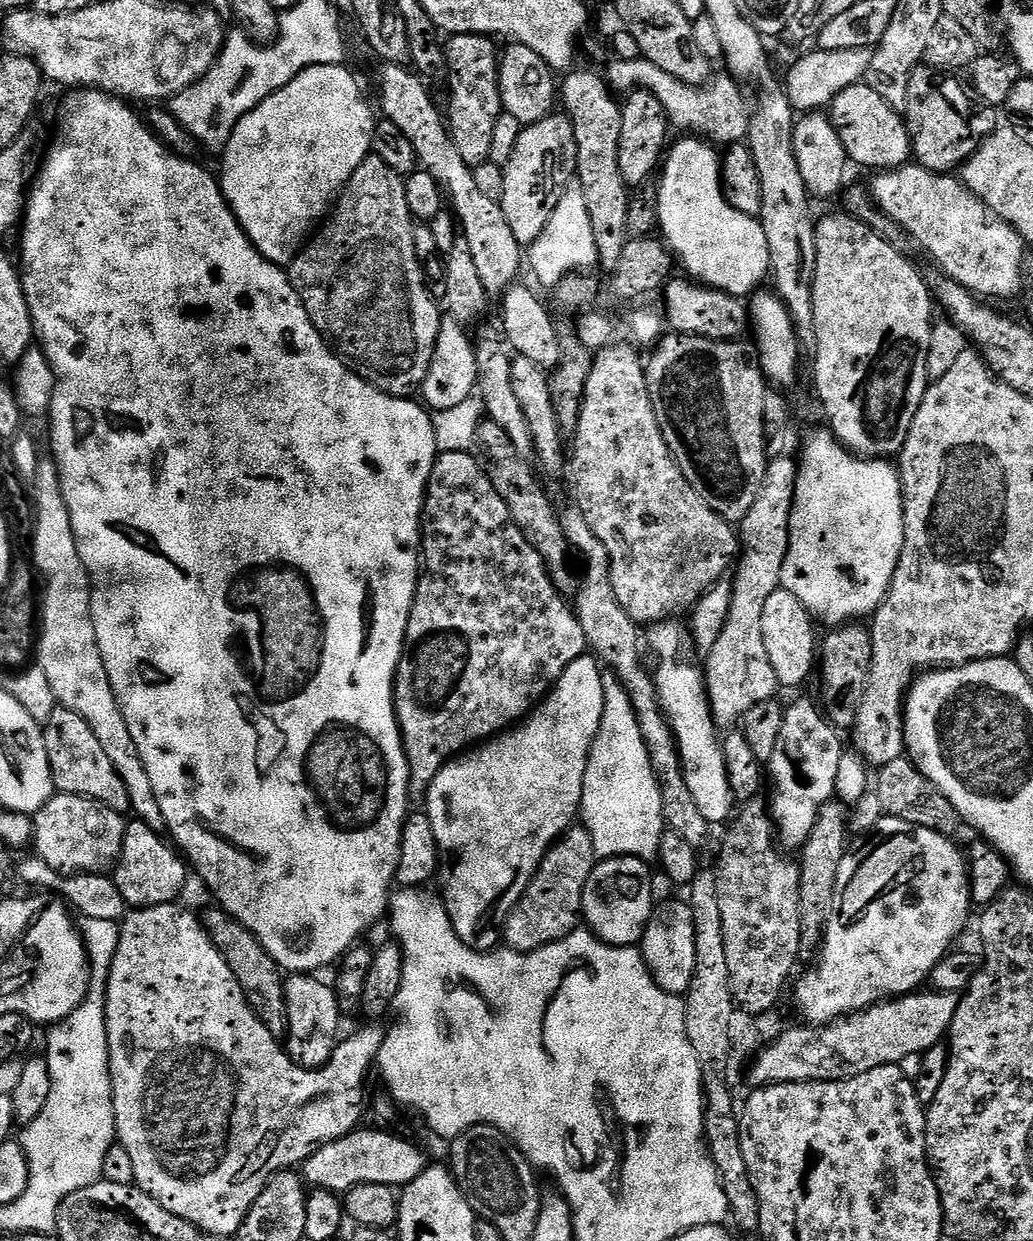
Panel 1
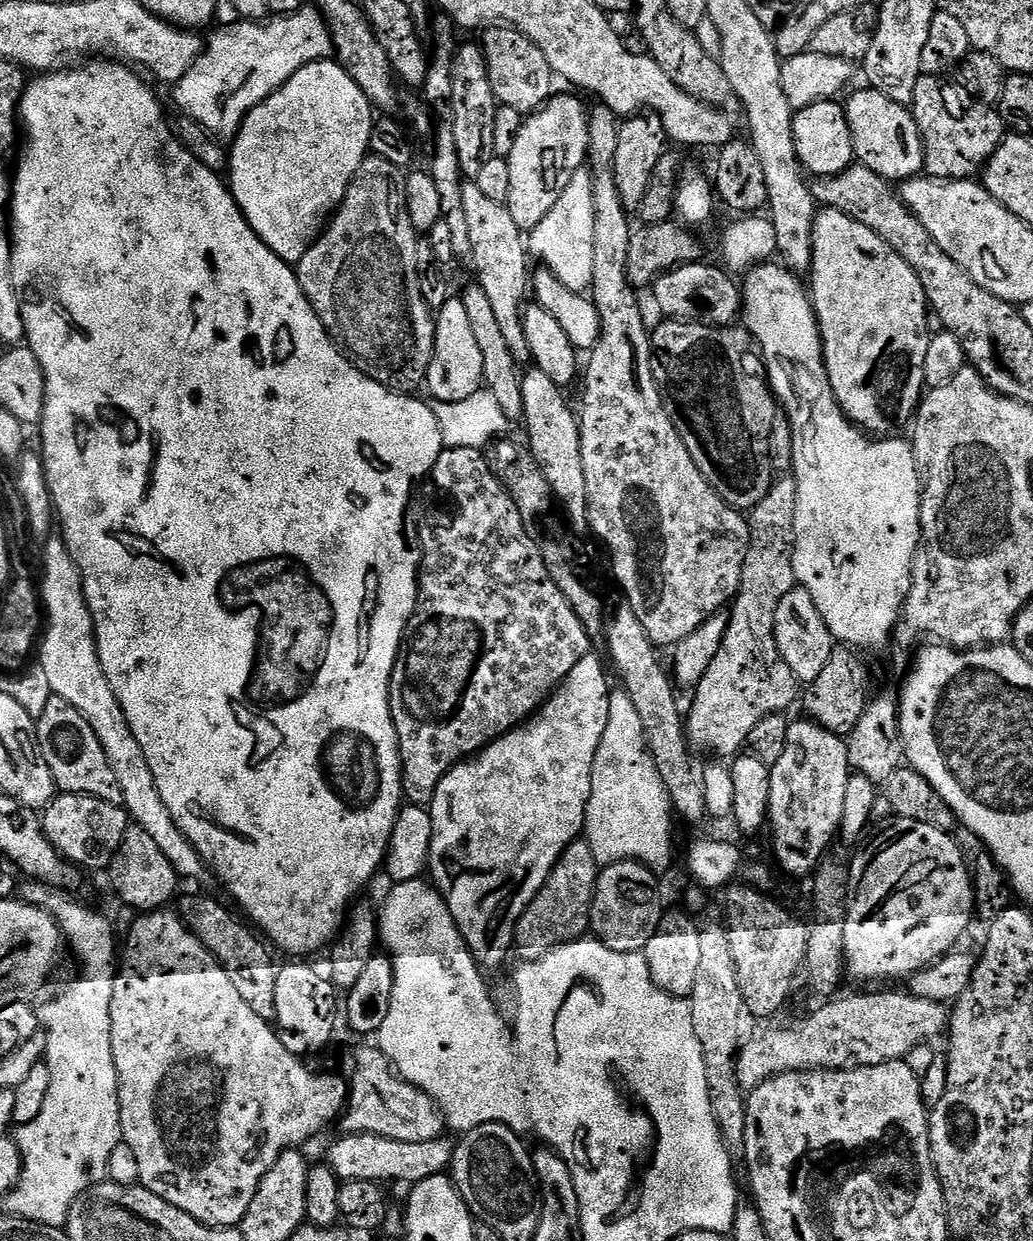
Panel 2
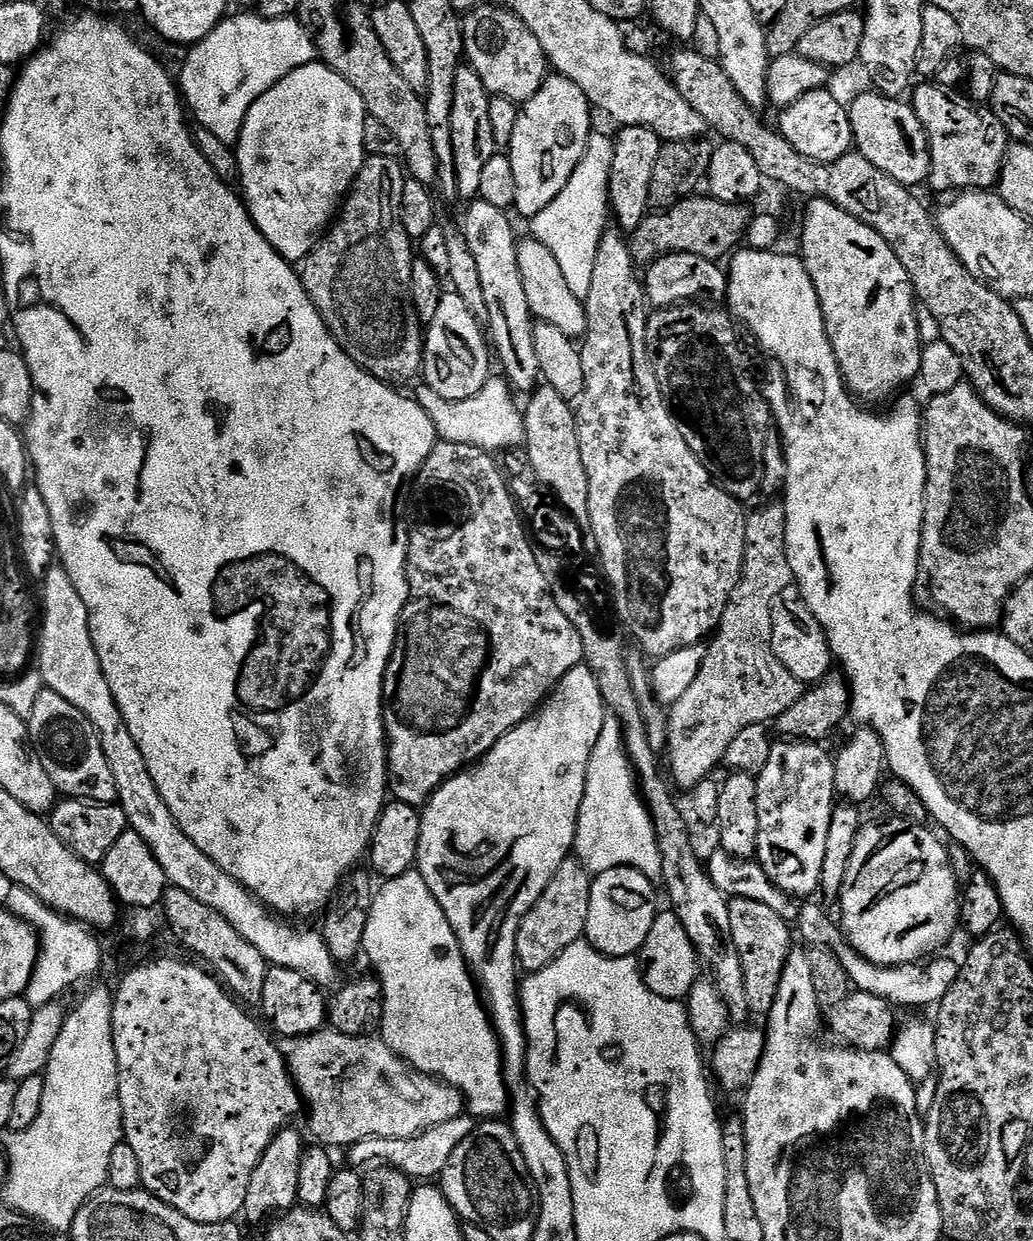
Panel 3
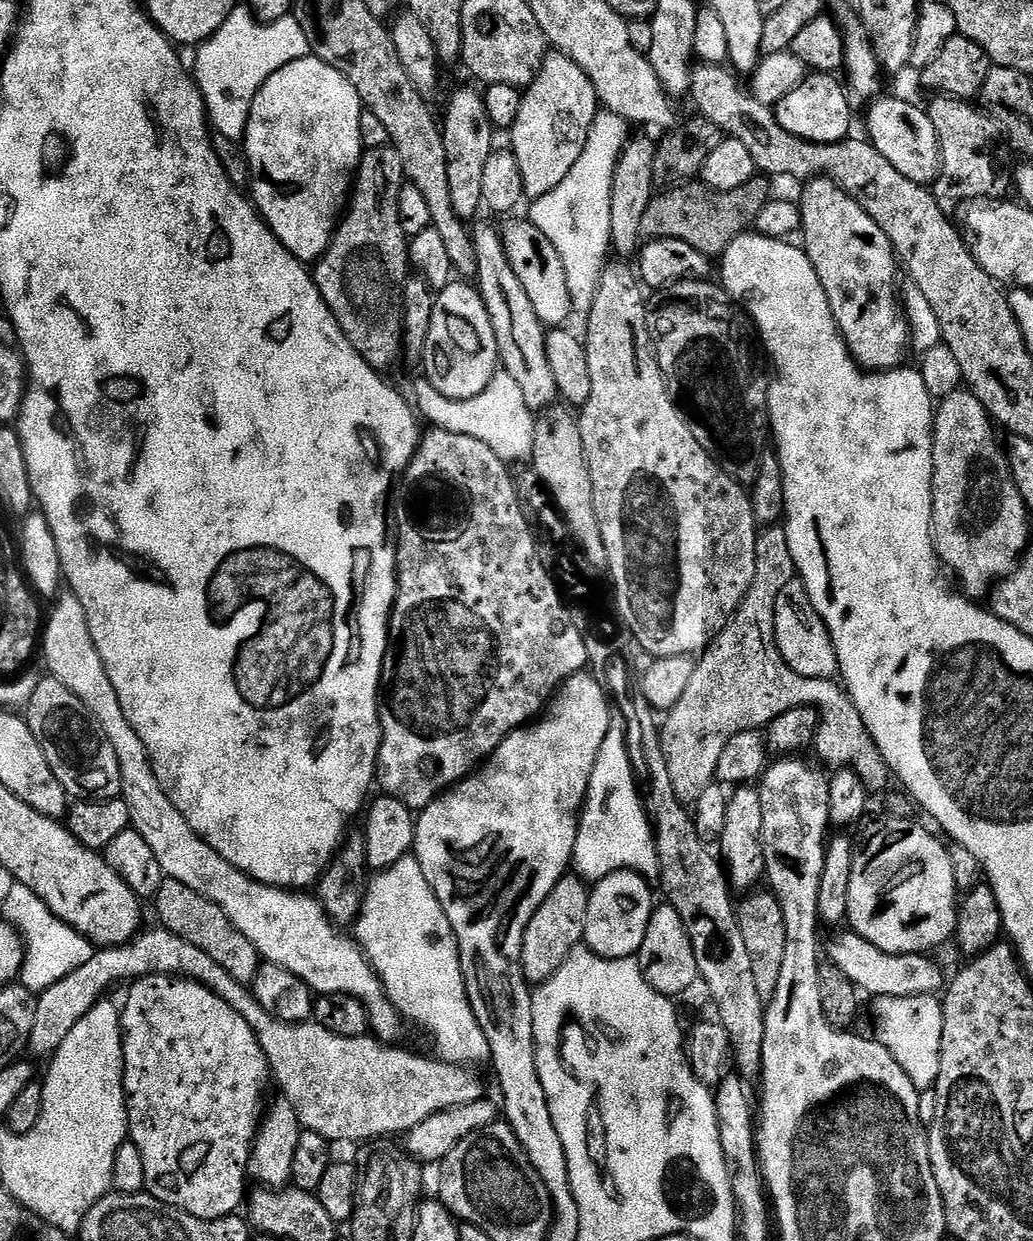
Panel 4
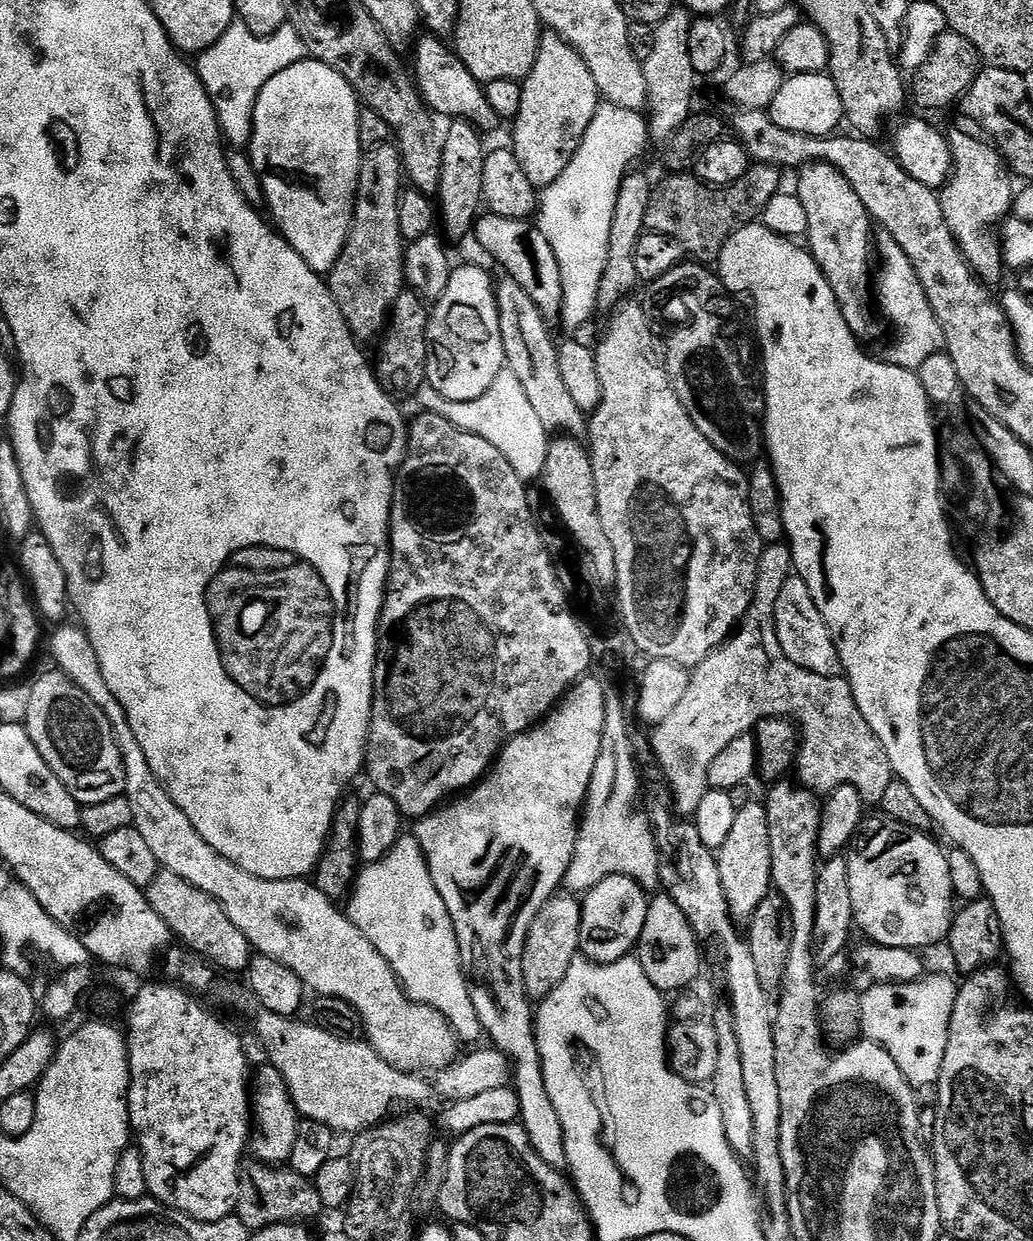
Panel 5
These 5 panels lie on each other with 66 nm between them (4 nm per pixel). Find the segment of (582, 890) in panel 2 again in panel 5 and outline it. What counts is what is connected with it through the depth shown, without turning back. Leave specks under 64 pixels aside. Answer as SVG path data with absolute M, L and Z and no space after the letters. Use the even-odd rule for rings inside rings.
M557 894L545 902L534 922L530 922L530 934L526 934L526 946L522 950L522 978L526 982L529 1000L546 999L554 986L566 978L566 970L581 955L582 904L575 895Z

